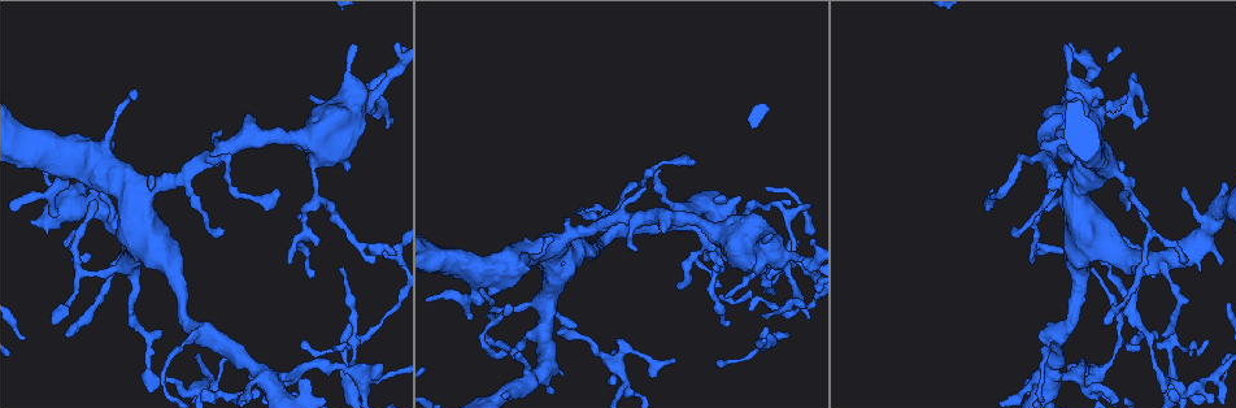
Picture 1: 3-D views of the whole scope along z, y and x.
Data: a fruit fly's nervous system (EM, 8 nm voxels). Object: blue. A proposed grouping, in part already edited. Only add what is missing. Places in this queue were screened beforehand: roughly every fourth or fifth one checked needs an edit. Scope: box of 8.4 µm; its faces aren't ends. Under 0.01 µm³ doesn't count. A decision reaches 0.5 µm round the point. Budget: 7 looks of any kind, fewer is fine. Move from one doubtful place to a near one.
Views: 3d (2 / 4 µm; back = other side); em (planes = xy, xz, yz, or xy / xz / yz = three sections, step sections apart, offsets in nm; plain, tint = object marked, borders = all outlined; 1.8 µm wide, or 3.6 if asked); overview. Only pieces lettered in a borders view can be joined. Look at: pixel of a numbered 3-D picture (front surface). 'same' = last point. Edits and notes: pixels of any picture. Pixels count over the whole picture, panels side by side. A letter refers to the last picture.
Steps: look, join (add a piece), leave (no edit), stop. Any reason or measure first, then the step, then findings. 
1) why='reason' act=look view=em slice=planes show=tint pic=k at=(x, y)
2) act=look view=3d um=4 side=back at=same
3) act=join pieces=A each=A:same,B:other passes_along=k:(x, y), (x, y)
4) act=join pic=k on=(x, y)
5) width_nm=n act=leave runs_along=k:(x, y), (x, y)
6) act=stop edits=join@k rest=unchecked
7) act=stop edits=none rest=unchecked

why='thin arm on a thick one' act=look view=em slice=planes show=borders pic=1 at=(268, 373)

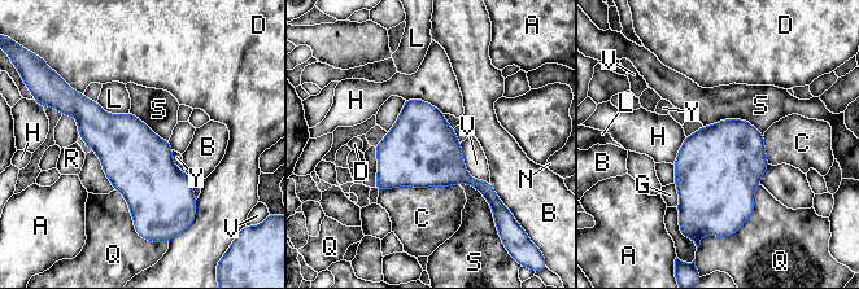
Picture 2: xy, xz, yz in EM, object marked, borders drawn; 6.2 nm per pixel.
width_nm=420 act=leave each=A:other,B:other,C:other,D:other,G:other,H:other,L:other,N:other,Q:other,R:other,S:other,V:other,Y:other border=2:(702, 123), (746, 119), (763, 135) found='no lettered piece goes on from it'

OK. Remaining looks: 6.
why='sharp bend' act=look view=3d um=2 pic=1 at=(357, 243)

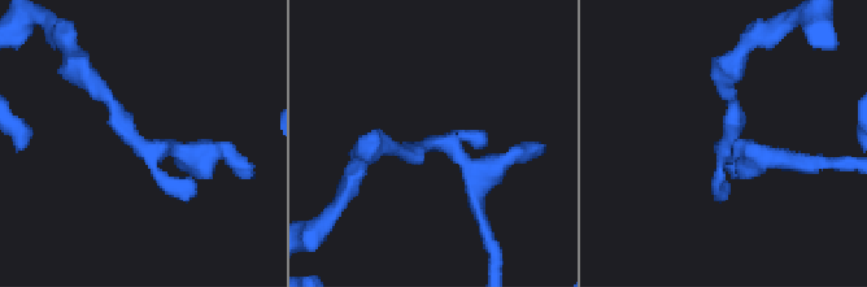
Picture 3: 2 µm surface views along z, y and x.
why='now the EM' act=look view=em slice=planes show=borders pic=3 at=(442, 141)

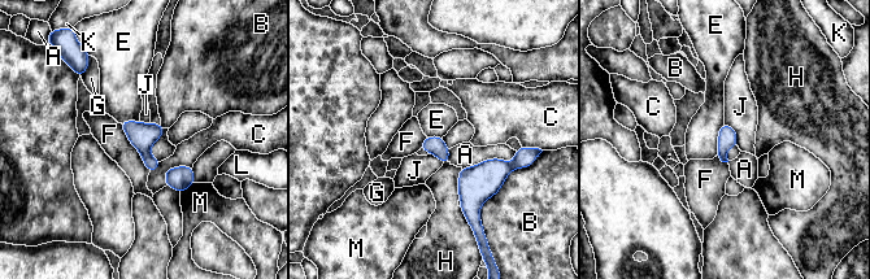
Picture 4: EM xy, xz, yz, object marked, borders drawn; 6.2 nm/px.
width_nm=120 act=leave each=A:other,B:other,C:other,E:other,F:other,G:other,H:other,J:other,K:other,L:other,M:other found='no lettered piece goes on from it'

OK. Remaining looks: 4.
why='abrupt turn' act=look view=em slice=planes show=borders pic=1 at=(795, 288)

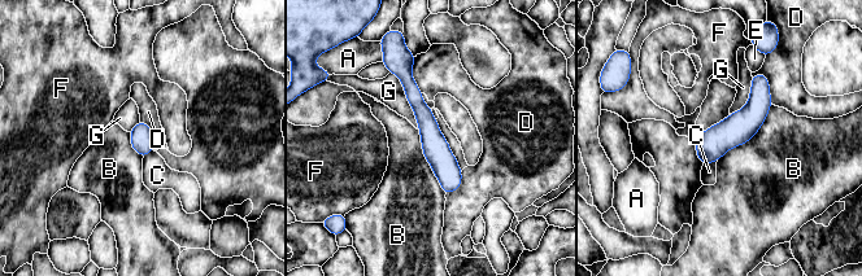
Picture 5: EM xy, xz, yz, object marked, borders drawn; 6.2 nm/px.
act=leave each=A:other,B:other,C:other,D:other,E:other,F:other,G:other border=5:(390, 71), (399, 78), (418, 128) found='no lettered piece goes on from it'

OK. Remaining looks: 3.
act=stop edits=none rest=unchecked

